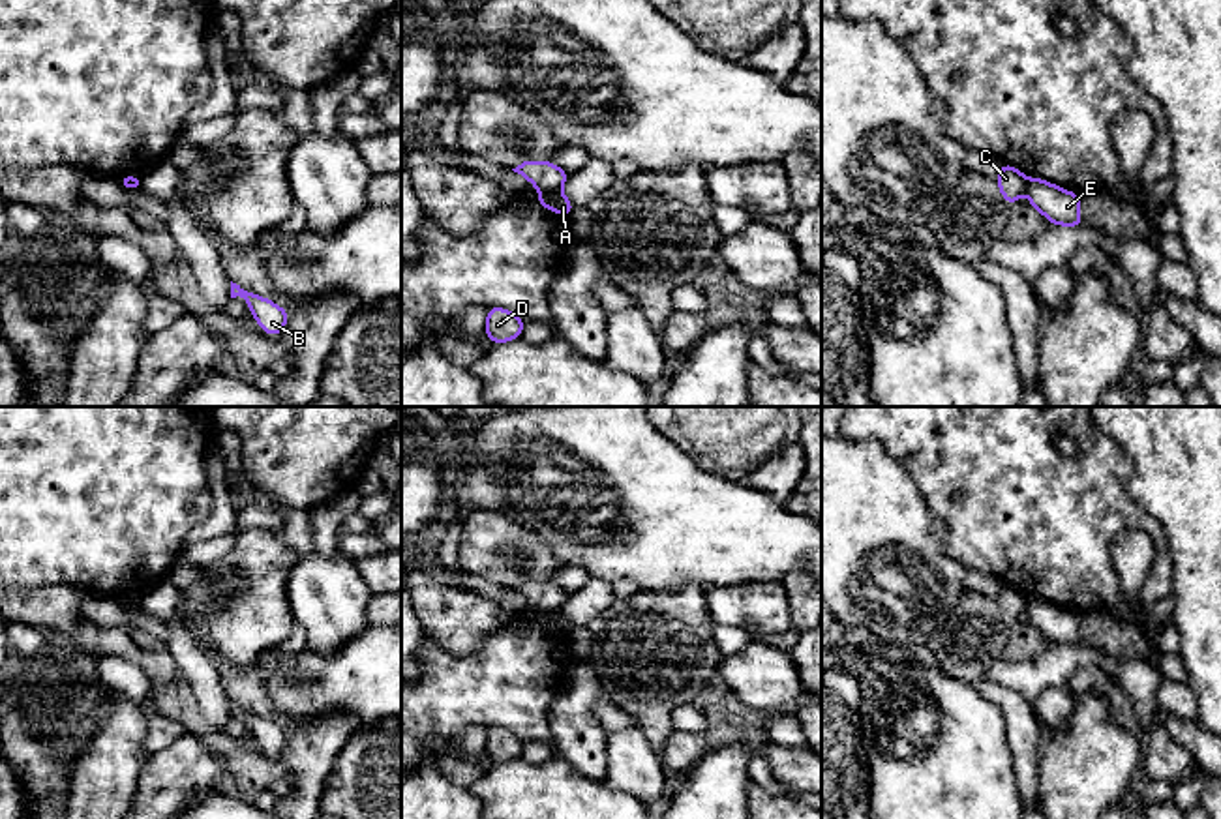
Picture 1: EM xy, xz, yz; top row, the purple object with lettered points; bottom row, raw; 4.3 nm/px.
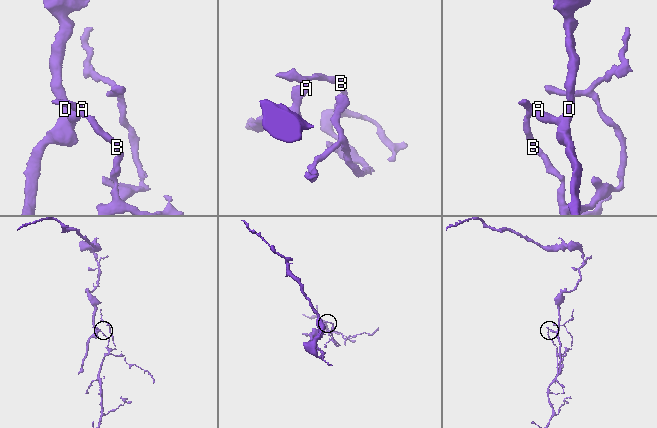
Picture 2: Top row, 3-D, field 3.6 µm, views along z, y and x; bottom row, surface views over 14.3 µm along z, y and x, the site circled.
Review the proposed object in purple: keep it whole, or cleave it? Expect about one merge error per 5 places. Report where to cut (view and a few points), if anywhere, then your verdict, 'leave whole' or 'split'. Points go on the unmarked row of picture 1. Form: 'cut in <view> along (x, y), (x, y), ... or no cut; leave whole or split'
cut in xz along (559, 610), (544, 610), (541, 613); split

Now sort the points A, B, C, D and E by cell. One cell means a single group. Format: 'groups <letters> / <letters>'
groups A D E / B C

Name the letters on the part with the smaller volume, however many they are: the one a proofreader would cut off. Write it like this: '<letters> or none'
B, C

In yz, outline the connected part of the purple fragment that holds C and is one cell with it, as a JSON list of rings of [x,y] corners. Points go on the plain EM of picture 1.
[[[1003,583],[996,598],[1002,617],[1007,624],[1018,622],[1020,613],[1026,609],[1026,596],[1015,587]]]

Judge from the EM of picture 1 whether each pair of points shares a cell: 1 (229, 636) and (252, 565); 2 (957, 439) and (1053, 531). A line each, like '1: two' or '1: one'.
1: one
2: one

